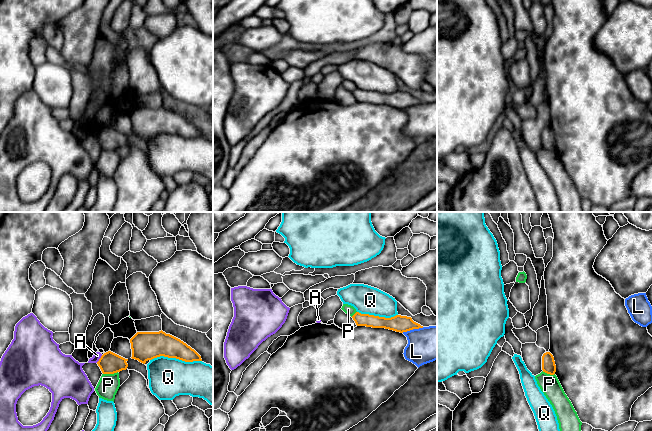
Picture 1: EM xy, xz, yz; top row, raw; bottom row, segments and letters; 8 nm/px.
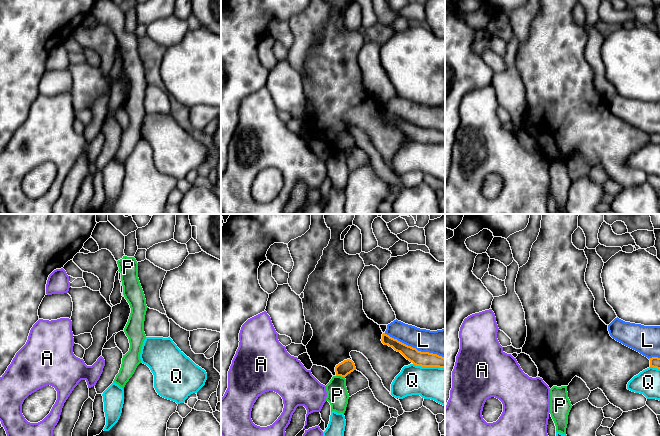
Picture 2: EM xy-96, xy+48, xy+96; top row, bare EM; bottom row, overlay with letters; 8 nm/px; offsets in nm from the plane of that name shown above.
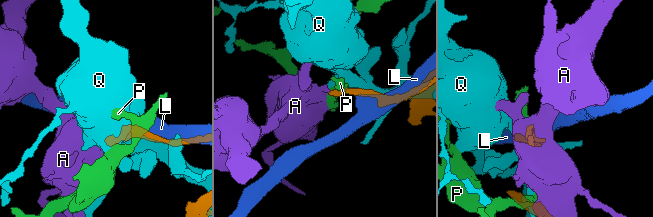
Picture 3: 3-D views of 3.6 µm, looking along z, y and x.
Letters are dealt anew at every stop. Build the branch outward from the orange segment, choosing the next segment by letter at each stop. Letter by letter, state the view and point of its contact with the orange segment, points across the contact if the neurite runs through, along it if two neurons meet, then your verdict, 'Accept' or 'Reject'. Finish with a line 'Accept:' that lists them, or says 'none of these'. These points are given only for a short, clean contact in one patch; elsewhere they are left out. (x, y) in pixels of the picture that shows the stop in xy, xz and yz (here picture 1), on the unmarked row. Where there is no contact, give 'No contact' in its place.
A: Touches orange at xy (99, 135). Boundary: xy (102, 131), (96, 138). Reject
L: Touches orange at xz (412, 105). Reject
P: Touches orange at xy (110, 149). Boundary: xy (117, 147), (111, 150), (103, 150). Reject
Q: Touches orange at xy (176, 134). Reject
Accept: none of these

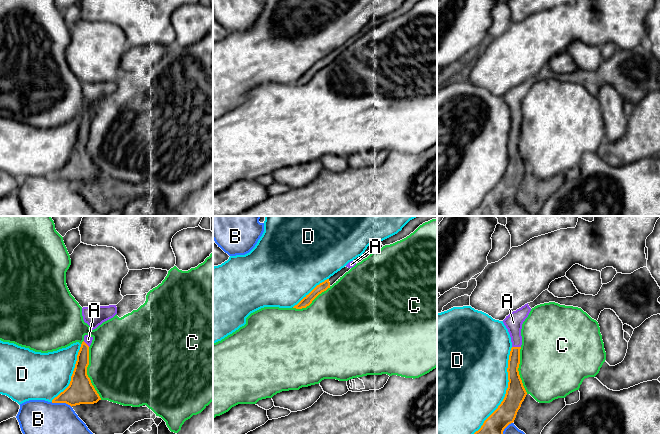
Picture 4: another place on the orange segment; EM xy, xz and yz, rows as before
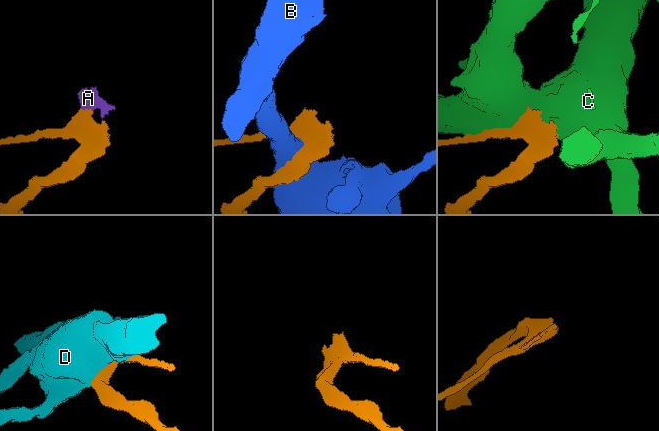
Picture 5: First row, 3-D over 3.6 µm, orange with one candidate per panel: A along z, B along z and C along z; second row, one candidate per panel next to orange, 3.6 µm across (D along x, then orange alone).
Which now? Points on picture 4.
A: Touches orange at yz (516, 123). Accept
B: Touches orange at xy (61, 178). Reject
C: Touches orange at xy (86, 149). Reject
D: Touches orange at yz (506, 169). Reject
Accept: A

